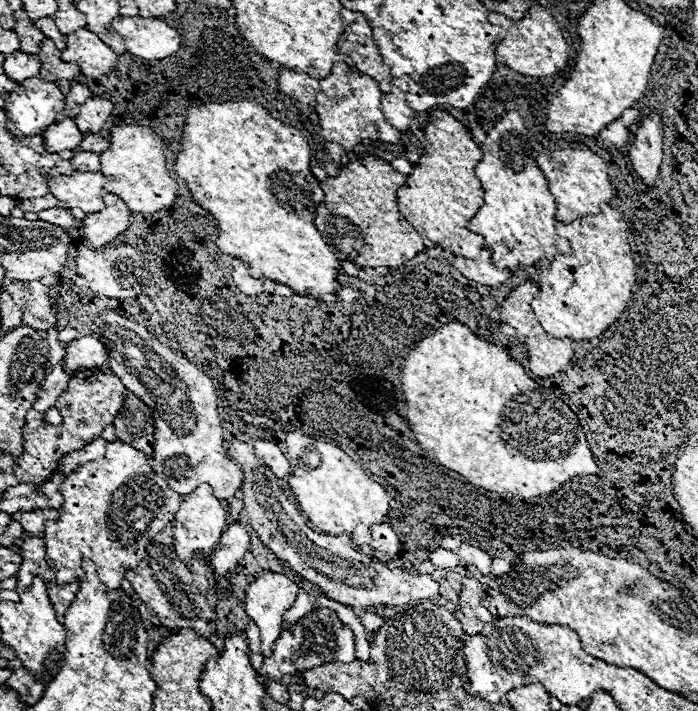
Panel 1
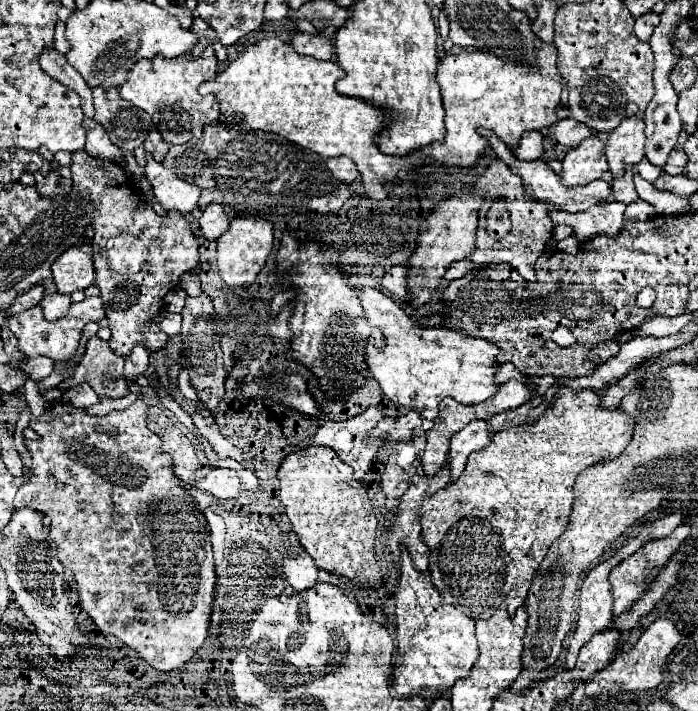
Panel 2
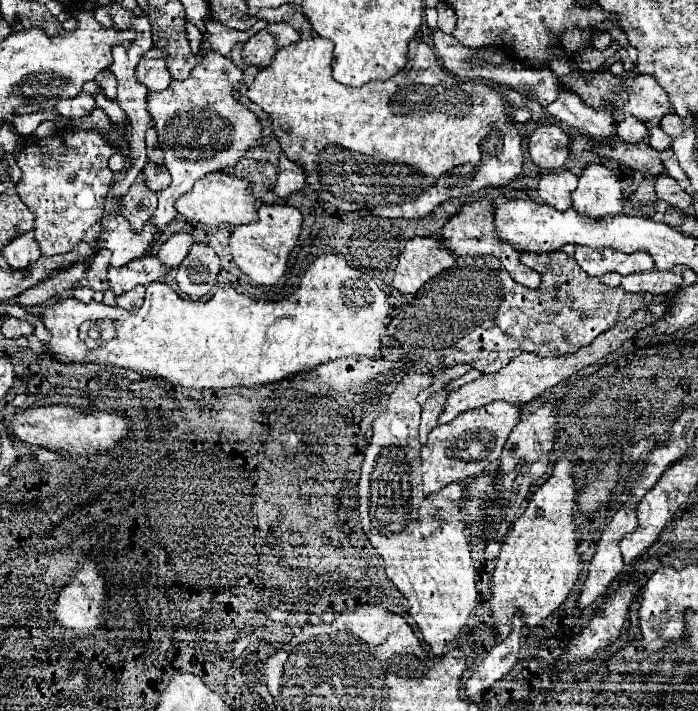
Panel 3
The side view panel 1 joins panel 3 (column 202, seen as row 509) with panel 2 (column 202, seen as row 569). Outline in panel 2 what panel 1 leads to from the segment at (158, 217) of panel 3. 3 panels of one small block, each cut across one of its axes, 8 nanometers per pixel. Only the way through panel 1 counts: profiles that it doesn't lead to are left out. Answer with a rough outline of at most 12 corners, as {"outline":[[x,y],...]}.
{"outline":[[208,46],[194,58],[140,60],[120,96],[152,116],[168,144],[218,122],[198,86],[218,76]]}

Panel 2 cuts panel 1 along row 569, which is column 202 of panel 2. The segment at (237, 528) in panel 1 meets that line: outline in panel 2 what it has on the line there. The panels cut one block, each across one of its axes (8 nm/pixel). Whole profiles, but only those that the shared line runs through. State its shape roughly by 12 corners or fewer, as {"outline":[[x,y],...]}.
{"outline":[[210,204],[200,216],[200,232],[216,240],[228,230],[220,204]]}

